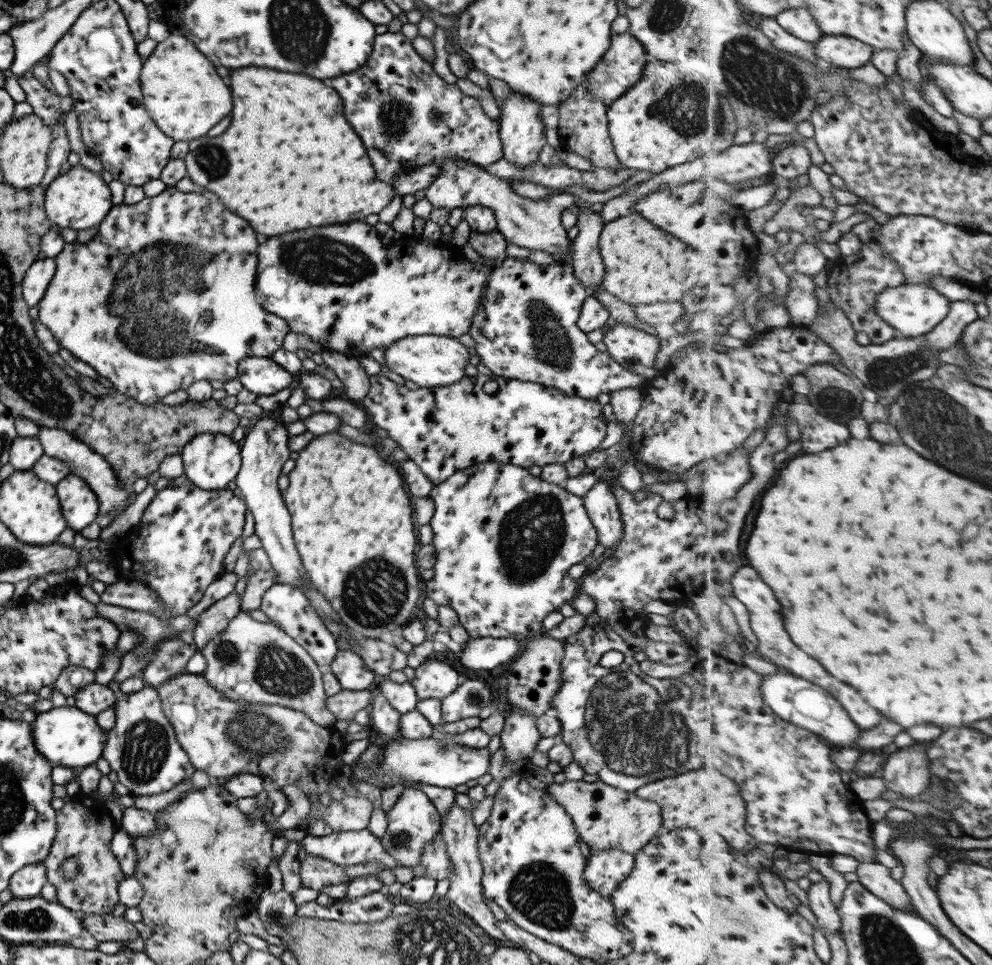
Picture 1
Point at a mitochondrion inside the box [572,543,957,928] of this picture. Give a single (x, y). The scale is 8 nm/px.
(631, 726)

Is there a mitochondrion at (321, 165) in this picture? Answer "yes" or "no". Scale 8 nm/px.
no

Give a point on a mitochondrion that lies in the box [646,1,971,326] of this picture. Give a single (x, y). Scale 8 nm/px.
(771, 85)

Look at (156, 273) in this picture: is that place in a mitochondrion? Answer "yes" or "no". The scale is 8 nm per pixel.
yes

